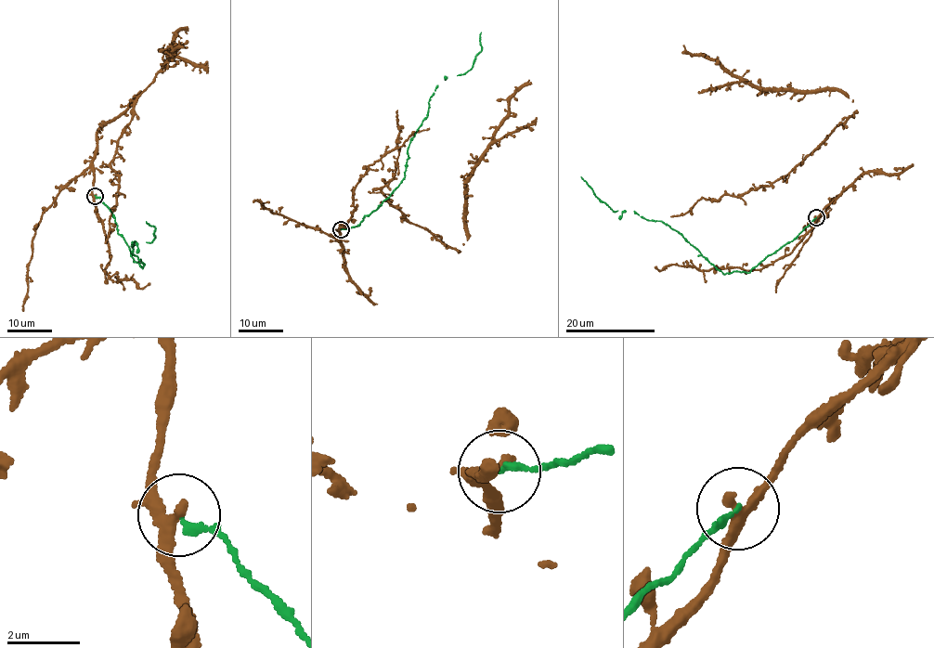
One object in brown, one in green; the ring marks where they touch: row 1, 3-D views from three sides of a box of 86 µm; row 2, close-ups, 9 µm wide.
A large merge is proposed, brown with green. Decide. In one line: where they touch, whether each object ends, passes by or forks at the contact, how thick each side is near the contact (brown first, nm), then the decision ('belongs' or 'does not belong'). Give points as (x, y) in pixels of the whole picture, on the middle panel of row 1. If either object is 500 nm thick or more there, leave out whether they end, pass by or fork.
place (341, 229); brown forks; green ends; calibres 240 and 180 nm; belongs

